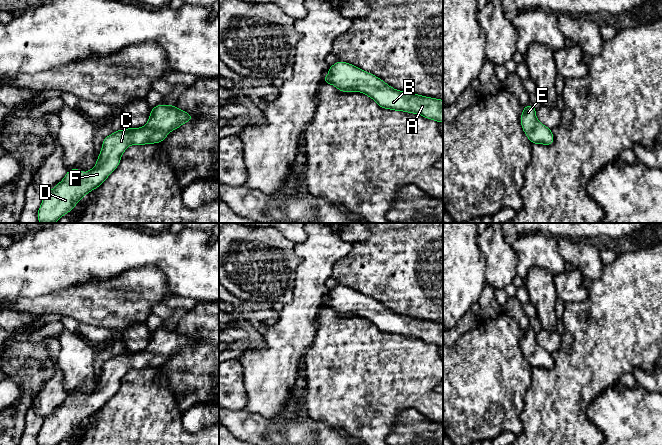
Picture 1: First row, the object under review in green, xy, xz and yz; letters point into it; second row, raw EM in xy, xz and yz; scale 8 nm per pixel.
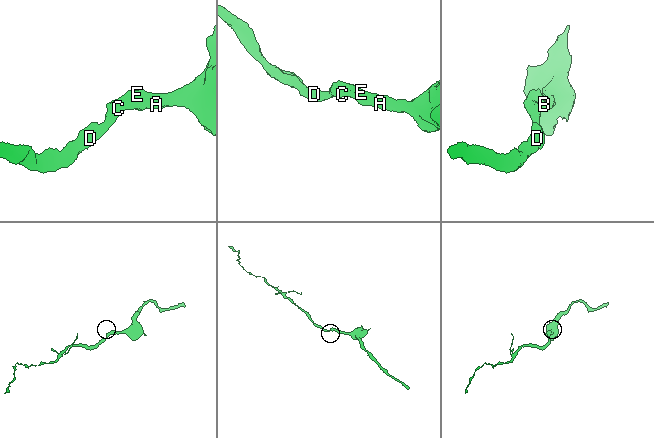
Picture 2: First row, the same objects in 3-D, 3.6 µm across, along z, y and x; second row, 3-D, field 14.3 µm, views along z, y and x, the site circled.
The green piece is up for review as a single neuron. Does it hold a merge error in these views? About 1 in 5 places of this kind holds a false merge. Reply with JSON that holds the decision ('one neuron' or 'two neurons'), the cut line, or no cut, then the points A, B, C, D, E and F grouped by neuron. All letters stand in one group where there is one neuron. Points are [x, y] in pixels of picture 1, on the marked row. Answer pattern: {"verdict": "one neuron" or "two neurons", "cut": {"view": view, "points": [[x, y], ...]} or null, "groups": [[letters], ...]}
{"verdict": "one neuron", "cut": null, "groups": [["A", "B", "C", "D", "E", "F"]]}

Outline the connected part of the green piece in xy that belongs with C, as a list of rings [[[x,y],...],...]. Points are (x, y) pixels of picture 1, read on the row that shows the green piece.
[[[175,105],[152,107],[149,121],[137,129],[117,130],[104,138],[96,166],[84,175],[81,169],[69,169],[63,180],[43,196],[37,212],[40,223],[56,223],[69,213],[89,192],[97,189],[119,166],[121,155],[131,145],[161,143],[168,133],[178,129],[193,116]]]

